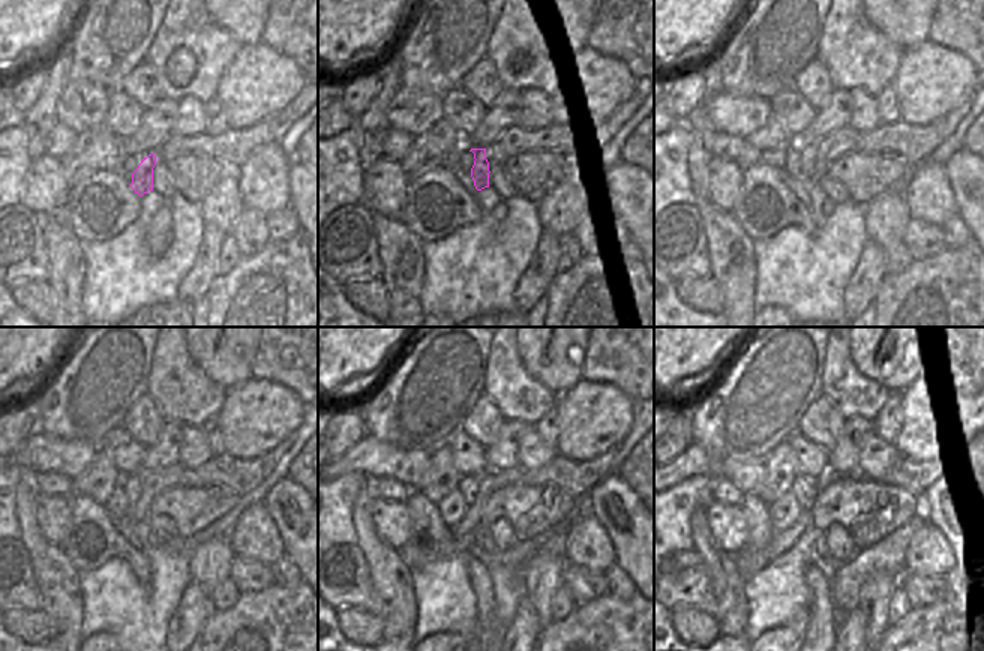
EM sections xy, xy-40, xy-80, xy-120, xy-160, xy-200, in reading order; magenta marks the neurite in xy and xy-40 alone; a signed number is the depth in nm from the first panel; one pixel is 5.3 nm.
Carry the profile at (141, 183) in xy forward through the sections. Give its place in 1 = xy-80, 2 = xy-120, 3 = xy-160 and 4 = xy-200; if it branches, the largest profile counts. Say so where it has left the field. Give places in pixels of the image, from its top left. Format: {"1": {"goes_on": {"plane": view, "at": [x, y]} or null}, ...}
{"1": {"goes_on": {"plane": "xy-80", "at": [806, 147]}}, "2": {"goes_on": {"plane": "xy-120", "at": [131, 483]}}, "3": {"goes_on": {"plane": "xy-160", "at": [467, 486]}}, "4": {"goes_on": {"plane": "xy-200", "at": [803, 489]}}}

